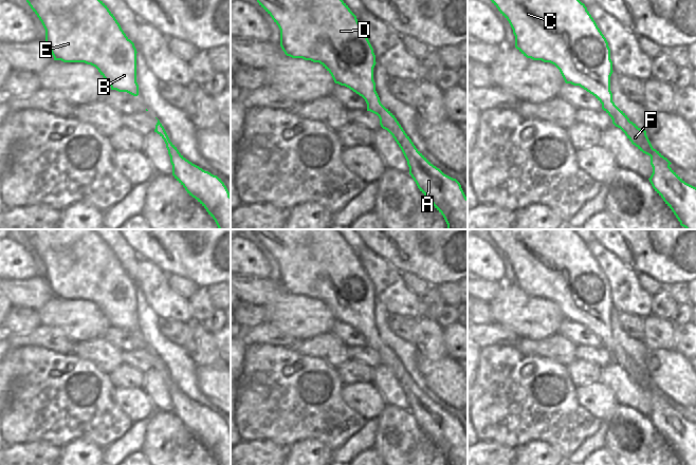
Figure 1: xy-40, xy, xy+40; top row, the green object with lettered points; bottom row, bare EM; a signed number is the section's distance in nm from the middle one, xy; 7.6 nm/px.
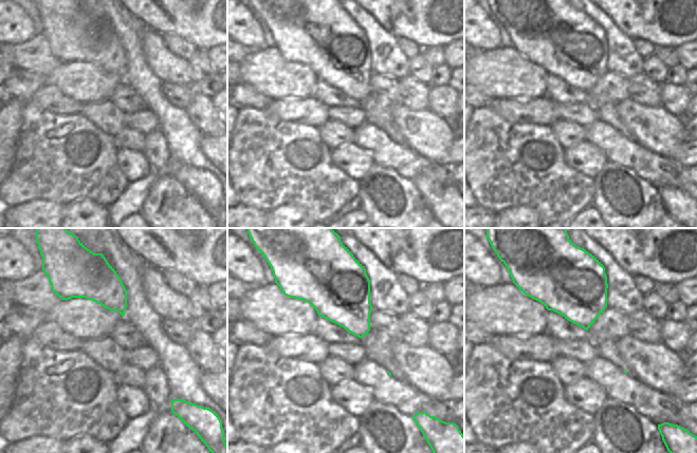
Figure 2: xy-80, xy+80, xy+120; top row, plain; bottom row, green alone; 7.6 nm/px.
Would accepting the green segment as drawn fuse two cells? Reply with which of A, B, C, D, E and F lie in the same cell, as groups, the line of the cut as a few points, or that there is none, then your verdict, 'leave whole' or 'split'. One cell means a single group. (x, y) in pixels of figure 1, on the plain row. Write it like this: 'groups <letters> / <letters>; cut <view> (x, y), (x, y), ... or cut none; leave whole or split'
groups A B C D E F; cut none; leave whole

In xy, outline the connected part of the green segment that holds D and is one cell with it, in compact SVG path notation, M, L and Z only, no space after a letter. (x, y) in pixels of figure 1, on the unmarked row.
M252 229L259 242L280 266L280 283L287 293L319 299L335 320L345 322L362 333L367 348L377 351L380 361L401 385L409 411L420 428L443 452L447 465L468 465L468 434L460 420L434 403L414 382L395 352L380 338L373 317L376 292L356 253L335 229Z

